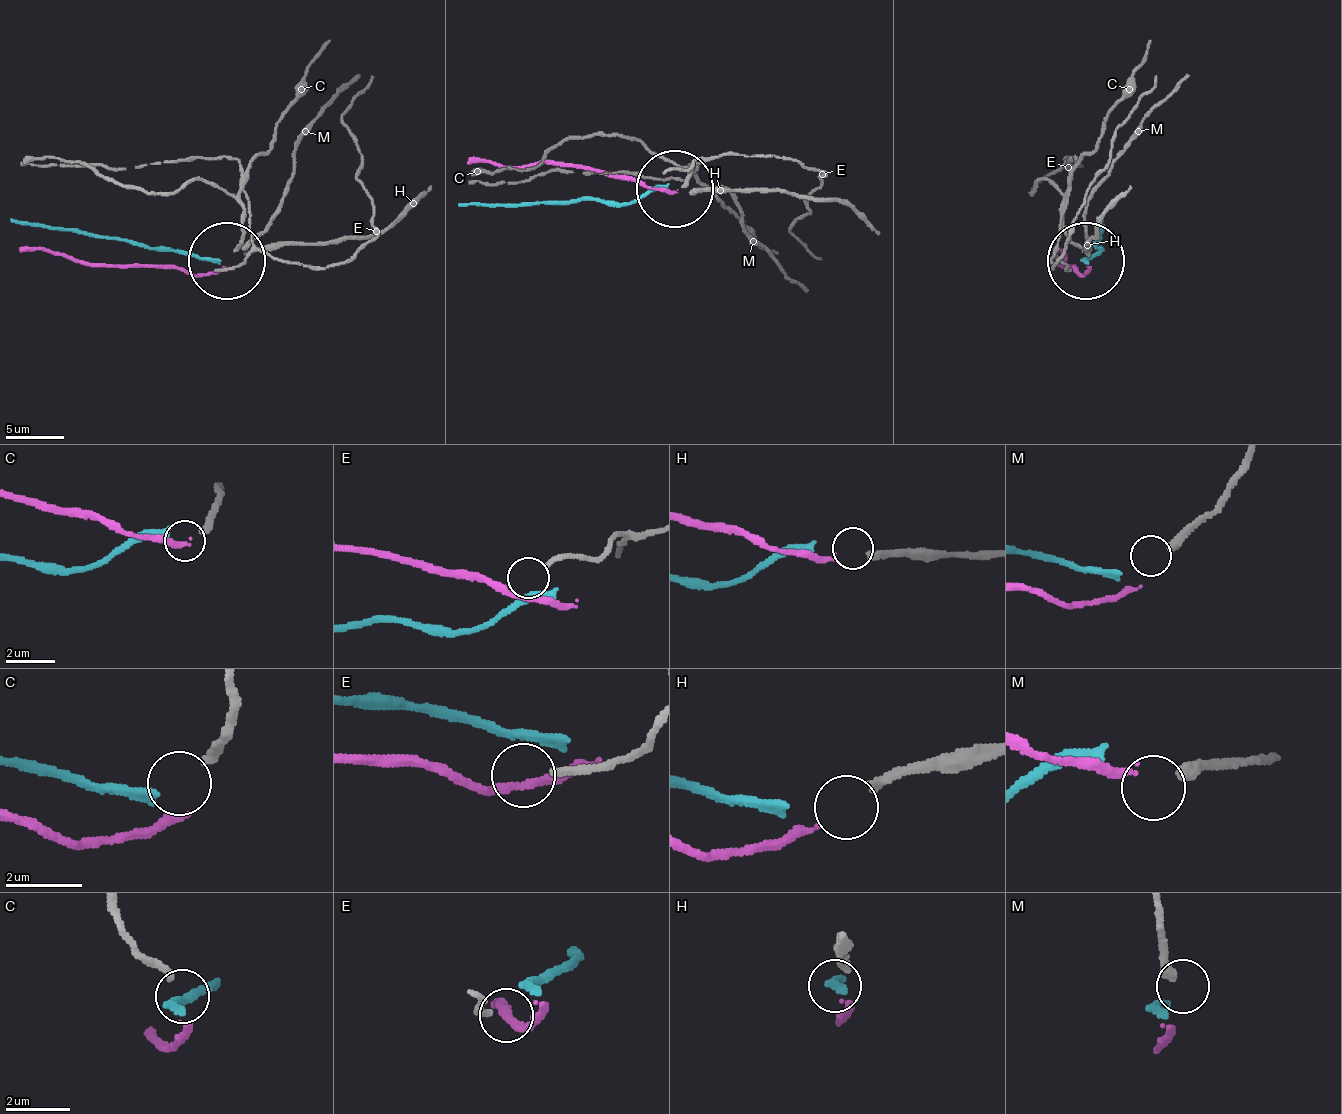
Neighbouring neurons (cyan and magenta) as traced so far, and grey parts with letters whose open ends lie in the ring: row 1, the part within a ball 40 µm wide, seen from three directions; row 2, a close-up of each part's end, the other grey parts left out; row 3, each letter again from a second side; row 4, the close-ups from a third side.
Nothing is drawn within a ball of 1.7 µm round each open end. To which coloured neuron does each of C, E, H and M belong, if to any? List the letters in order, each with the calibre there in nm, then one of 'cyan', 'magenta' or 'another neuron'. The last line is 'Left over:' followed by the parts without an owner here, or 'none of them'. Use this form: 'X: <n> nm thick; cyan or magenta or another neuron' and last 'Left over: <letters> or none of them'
C: 240 nm thick; cyan
E: 200 nm thick; another neuron
H: 240 nm thick; magenta
M: 340 nm thick; another neuron
Left over: E, M

